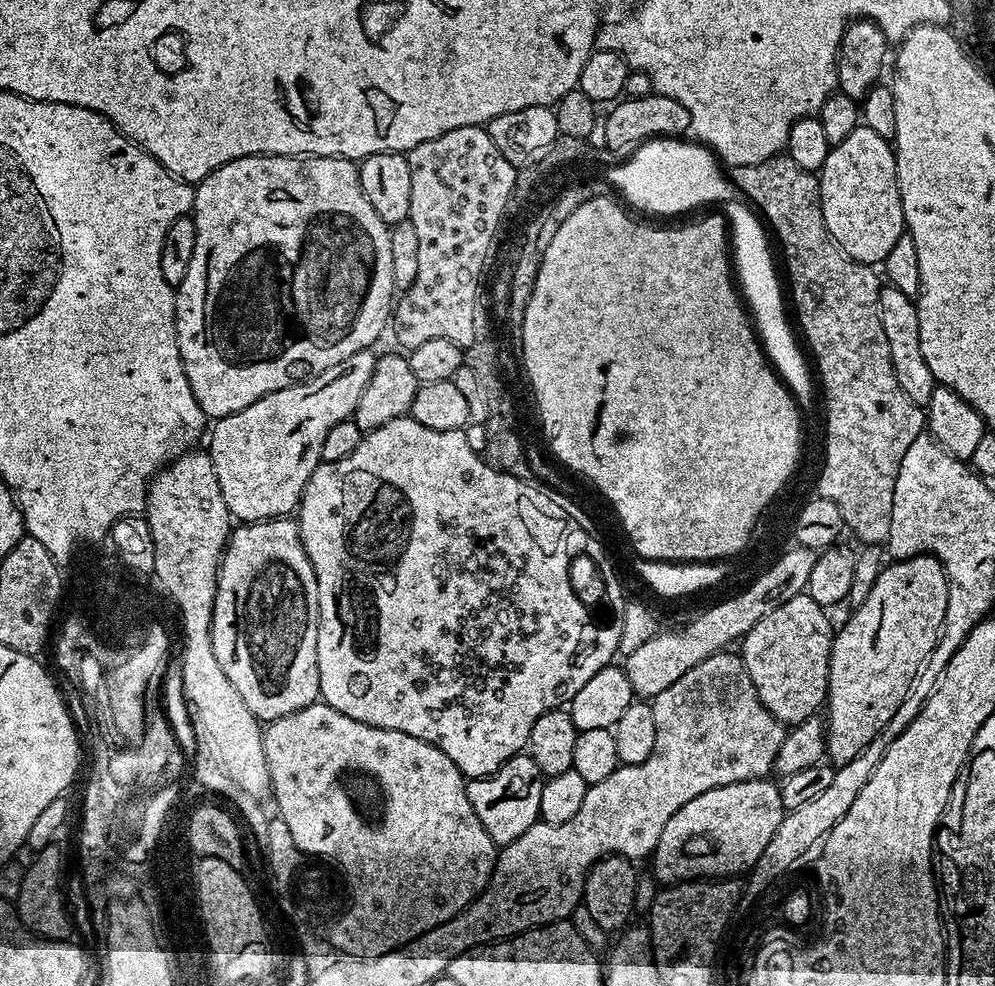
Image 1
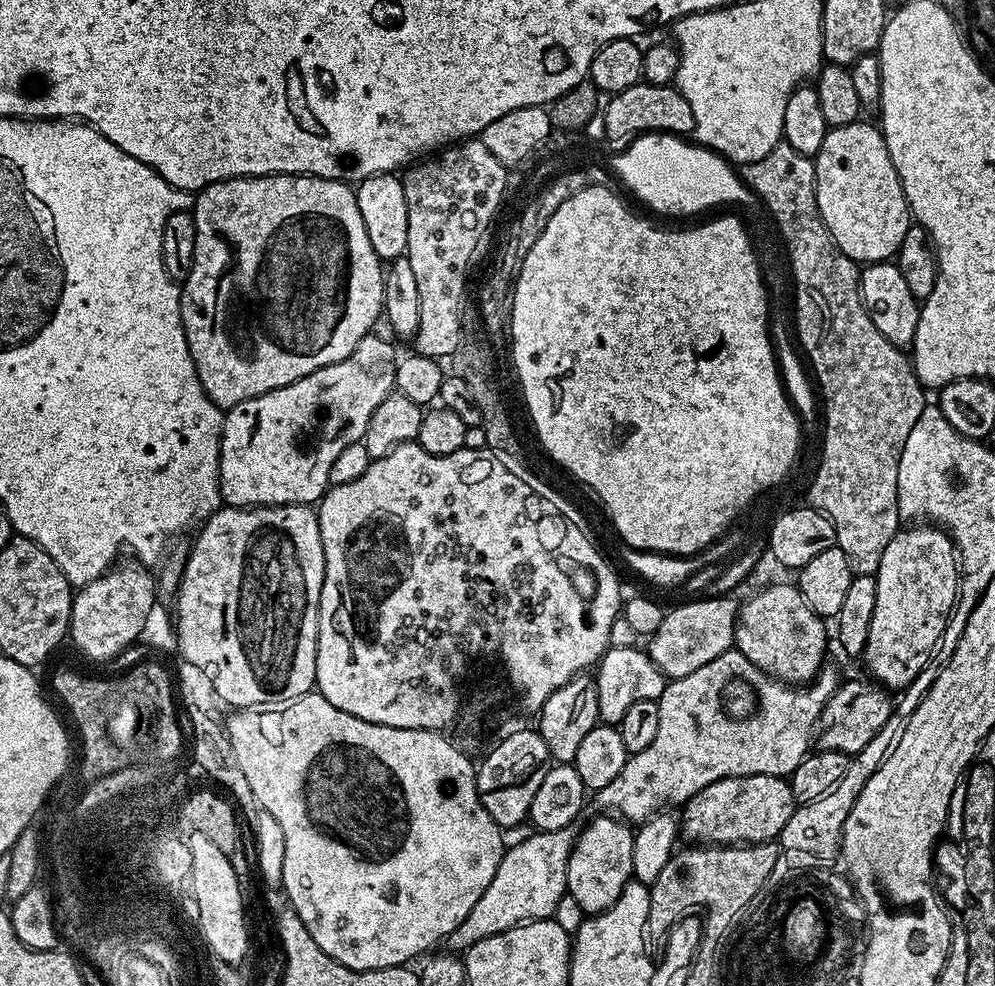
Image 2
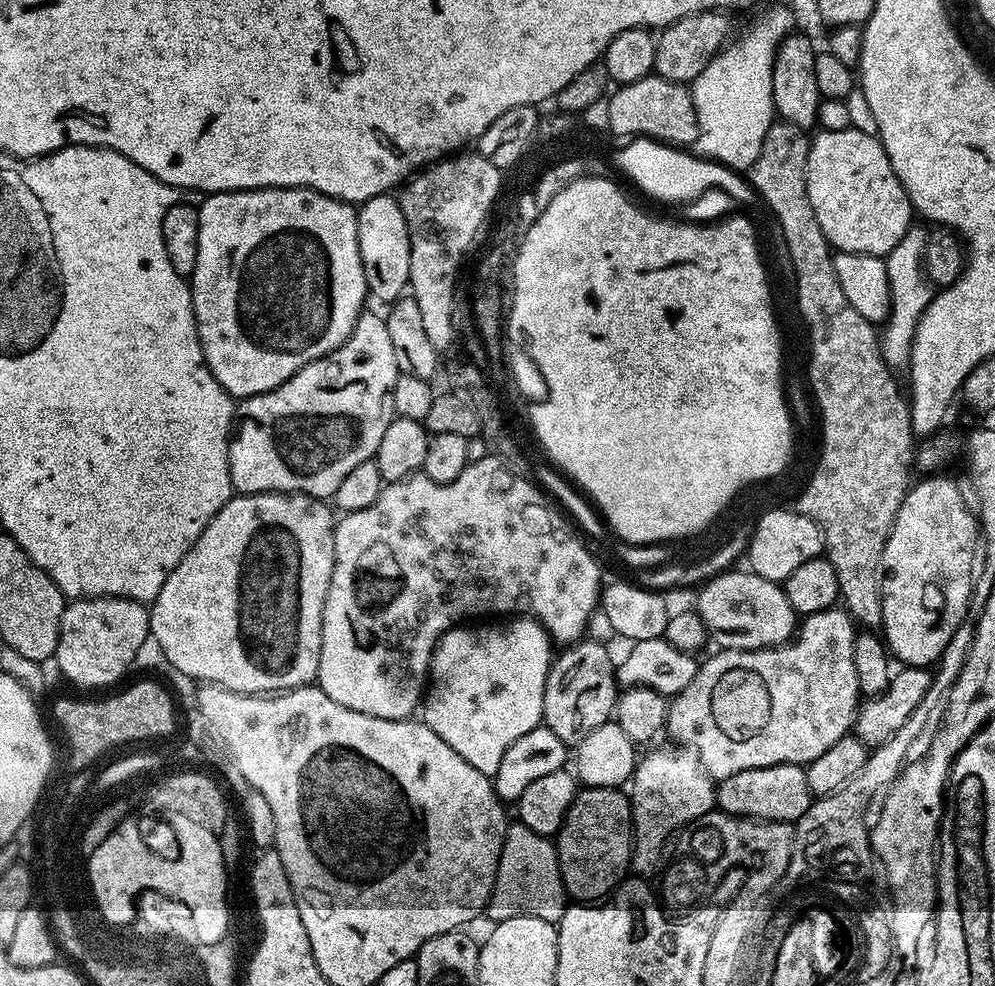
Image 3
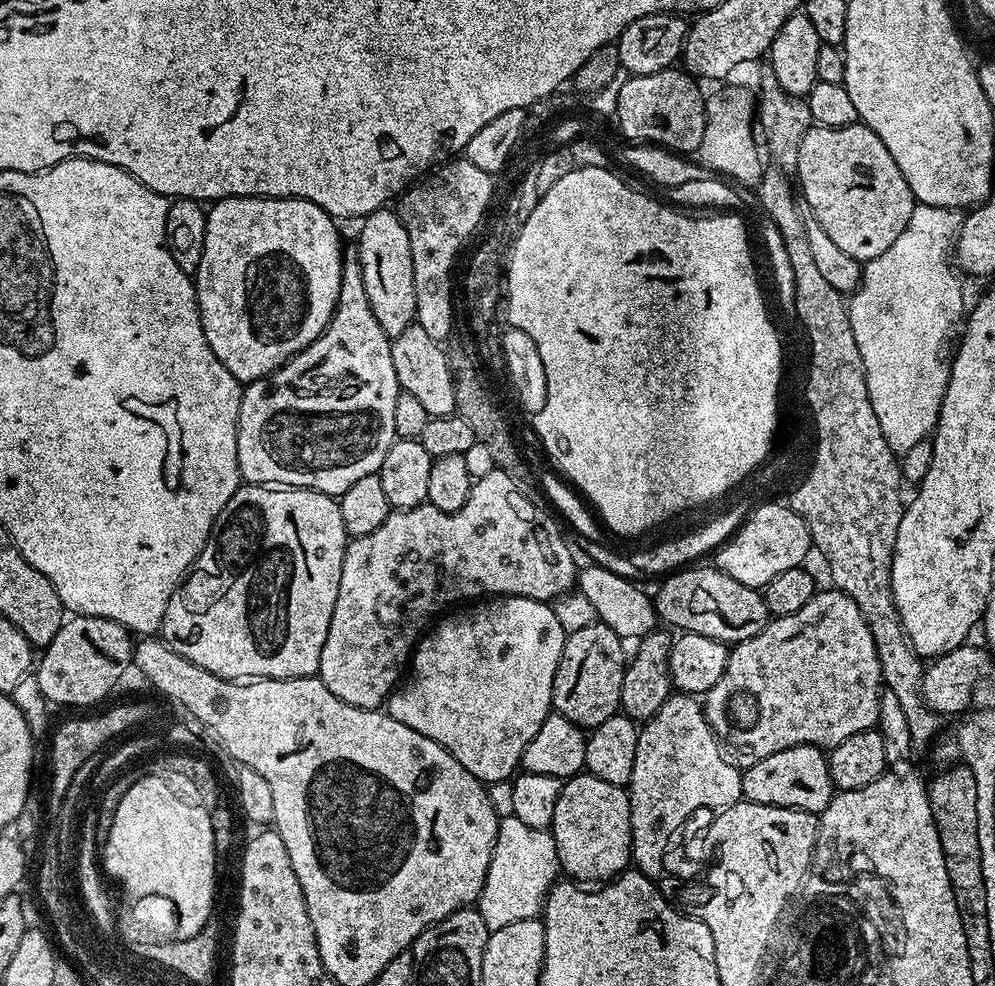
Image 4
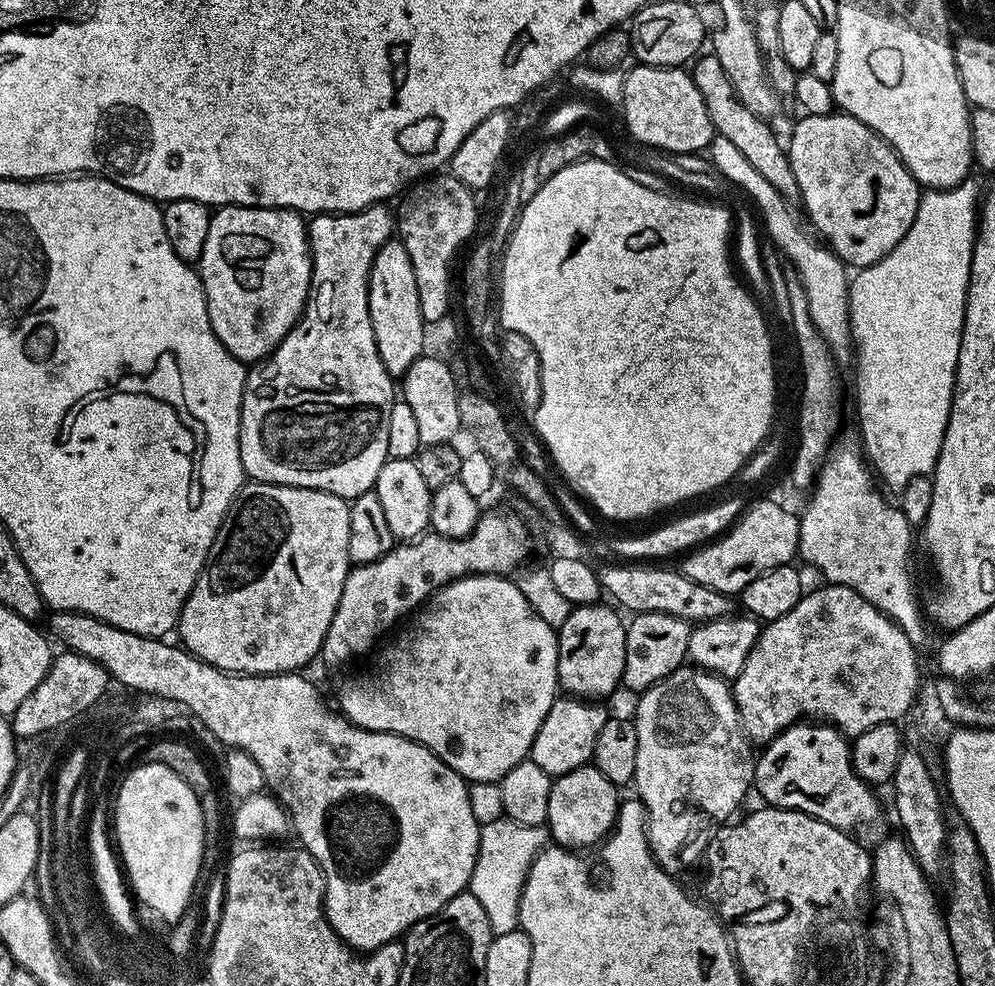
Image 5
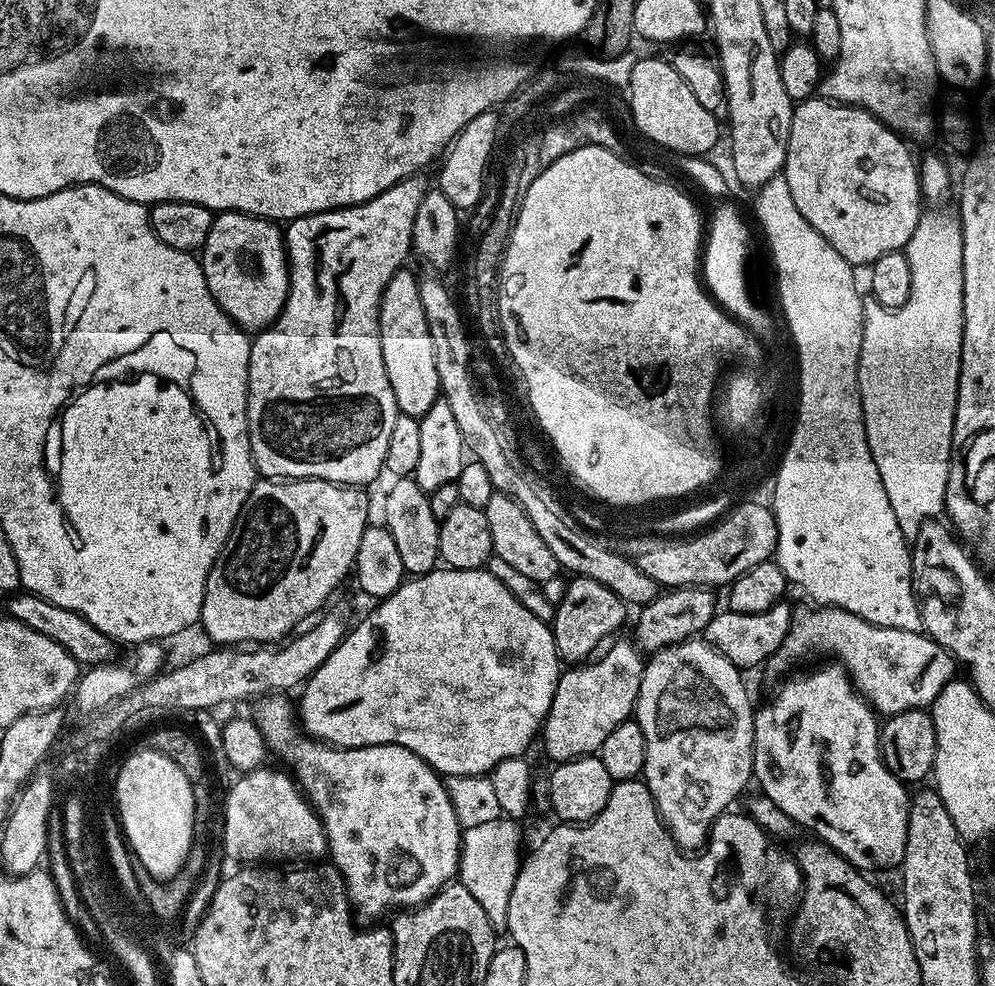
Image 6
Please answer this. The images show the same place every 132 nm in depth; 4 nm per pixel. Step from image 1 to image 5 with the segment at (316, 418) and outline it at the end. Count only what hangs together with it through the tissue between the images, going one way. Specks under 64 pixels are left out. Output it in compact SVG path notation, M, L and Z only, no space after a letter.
M373 204L370 208L363 208L361 212L341 212L339 214L316 214L307 221L308 226L308 248L312 251L312 283L314 285L308 294L308 303L304 306L304 312L300 316L300 321L292 327L286 334L286 338L278 345L272 353L265 356L263 360L253 363L248 368L248 377L246 378L246 386L244 387L244 397L242 398L242 406L240 407L240 457L242 458L242 466L244 467L245 477L251 478L253 481L261 484L285 484L286 486L294 486L295 488L316 488L320 492L329 492L335 496L349 502L356 499L363 492L371 492L376 487L376 479L378 478L378 470L382 470L385 460L388 459L388 451L386 450L386 426L390 422L390 410L394 403L394 395L392 396L392 384L394 378L386 370L386 366L382 366L382 358L378 358L378 346L374 342L374 330L370 326L370 310L368 309L368 275L370 274L370 266L374 262L374 254L378 251L386 241L393 239L394 236L394 212L388 209L384 204Z

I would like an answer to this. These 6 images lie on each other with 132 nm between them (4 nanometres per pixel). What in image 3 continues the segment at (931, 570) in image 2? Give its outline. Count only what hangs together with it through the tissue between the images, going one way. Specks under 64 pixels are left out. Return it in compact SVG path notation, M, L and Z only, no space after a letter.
M928 474L920 480L911 485L907 494L904 496L902 506L898 506L898 514L894 518L894 526L891 534L888 535L886 542L886 550L882 554L882 591L880 597L882 598L882 618L884 623L882 625L882 640L887 647L887 651L893 657L895 655L904 666L911 666L914 668L928 668L935 665L936 661L940 659L941 654L946 650L946 646L950 642L950 638L954 638L954 630L958 630L958 626L968 616L968 603L972 597L972 586L974 583L974 564L972 568L972 559L977 559L978 556L978 516L975 511L968 509L968 504L964 501L964 496L960 493L960 488L945 474Z

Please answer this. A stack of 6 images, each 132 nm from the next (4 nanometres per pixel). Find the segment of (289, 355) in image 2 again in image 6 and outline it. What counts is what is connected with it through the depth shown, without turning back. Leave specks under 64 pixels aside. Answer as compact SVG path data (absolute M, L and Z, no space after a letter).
M245 212L219 213L210 226L210 234L206 234L202 263L210 294L214 294L224 313L237 326L255 334L275 324L288 297L288 252L284 248L284 232L279 223Z

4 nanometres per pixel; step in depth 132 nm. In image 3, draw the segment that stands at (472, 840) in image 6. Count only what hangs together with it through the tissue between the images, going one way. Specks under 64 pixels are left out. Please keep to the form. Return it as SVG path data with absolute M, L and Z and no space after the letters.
M519 822L509 823L502 842L502 854L498 858L496 885L492 888L492 899L488 901L486 916L492 922L499 922L517 915L519 910L523 915L559 925L569 906L570 897L562 882L555 843L542 834L534 834L530 826Z

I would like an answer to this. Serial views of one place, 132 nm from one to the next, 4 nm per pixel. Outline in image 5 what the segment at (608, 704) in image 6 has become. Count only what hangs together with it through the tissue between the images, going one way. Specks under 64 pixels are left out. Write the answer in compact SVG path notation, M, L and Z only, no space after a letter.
M579 698L555 700L550 706L550 714L546 714L546 718L542 718L542 726L538 726L530 758L553 778L589 763L594 754L594 742L598 742L598 733L610 719L610 712L607 712L604 706L600 702Z

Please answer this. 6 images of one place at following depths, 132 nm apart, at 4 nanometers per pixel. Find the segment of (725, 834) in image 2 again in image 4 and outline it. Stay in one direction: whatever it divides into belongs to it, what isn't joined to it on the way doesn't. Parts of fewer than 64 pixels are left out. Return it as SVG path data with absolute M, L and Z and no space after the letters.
M809 744L794 746L790 750L778 750L778 754L770 754L770 758L751 761L743 769L740 790L743 799L750 803L800 808L803 812L813 814L819 814L834 795L827 755Z

